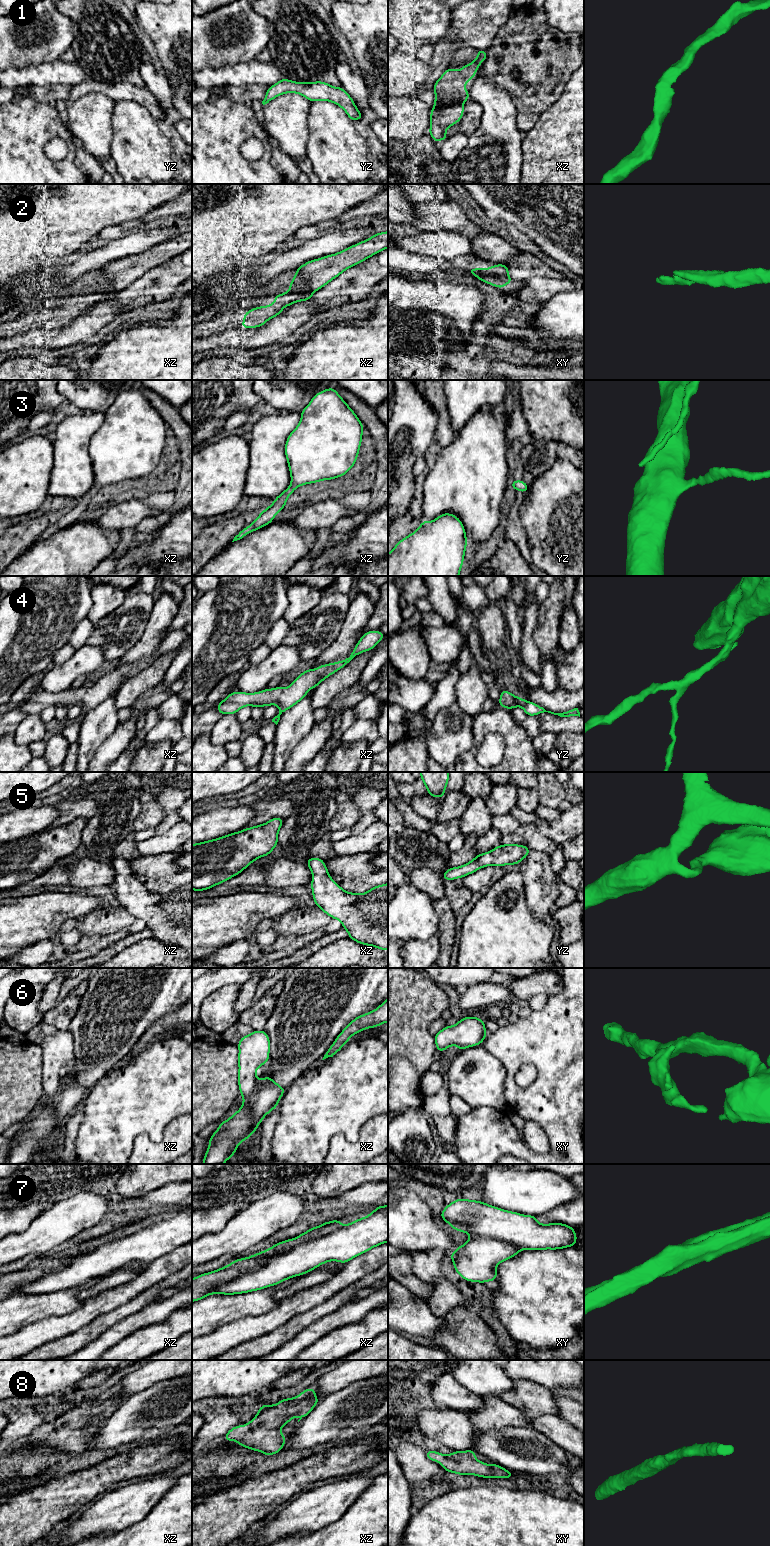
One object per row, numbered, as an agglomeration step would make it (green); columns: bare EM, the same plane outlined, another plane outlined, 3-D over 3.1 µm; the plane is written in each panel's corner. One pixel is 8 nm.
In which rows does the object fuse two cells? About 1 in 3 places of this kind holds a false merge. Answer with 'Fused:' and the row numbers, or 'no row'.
Fused: 2, 7

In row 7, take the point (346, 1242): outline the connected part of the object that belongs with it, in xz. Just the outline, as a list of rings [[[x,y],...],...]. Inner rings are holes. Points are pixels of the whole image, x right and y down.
[[[388,1205],[378,1206],[371,1214],[362,1217],[347,1225],[341,1225],[328,1234],[318,1237],[305,1237],[293,1239],[295,1245],[288,1250],[278,1251],[269,1256],[264,1263],[255,1271],[248,1271],[238,1275],[227,1283],[218,1284],[211,1294],[241,1294],[261,1290],[282,1283],[292,1277],[304,1275],[321,1264],[329,1261],[347,1263],[358,1255],[361,1255],[373,1247],[388,1242]]]

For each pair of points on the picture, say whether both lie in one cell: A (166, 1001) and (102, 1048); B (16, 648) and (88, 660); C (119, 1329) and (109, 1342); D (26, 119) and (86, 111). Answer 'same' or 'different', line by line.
A: same
B: different
C: same
D: different

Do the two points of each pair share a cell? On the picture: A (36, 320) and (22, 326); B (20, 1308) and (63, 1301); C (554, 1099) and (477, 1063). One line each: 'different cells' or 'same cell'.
A: same cell
B: same cell
C: different cells

